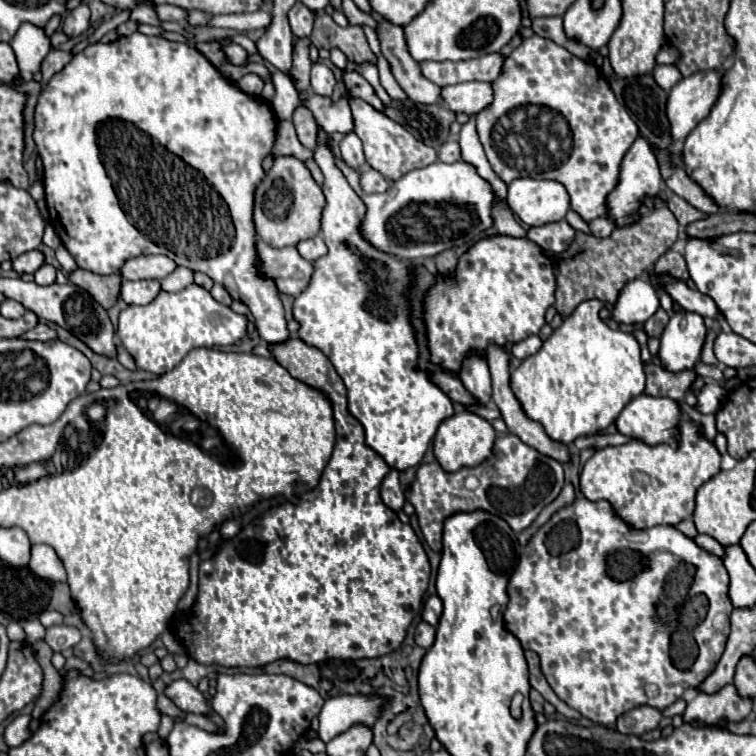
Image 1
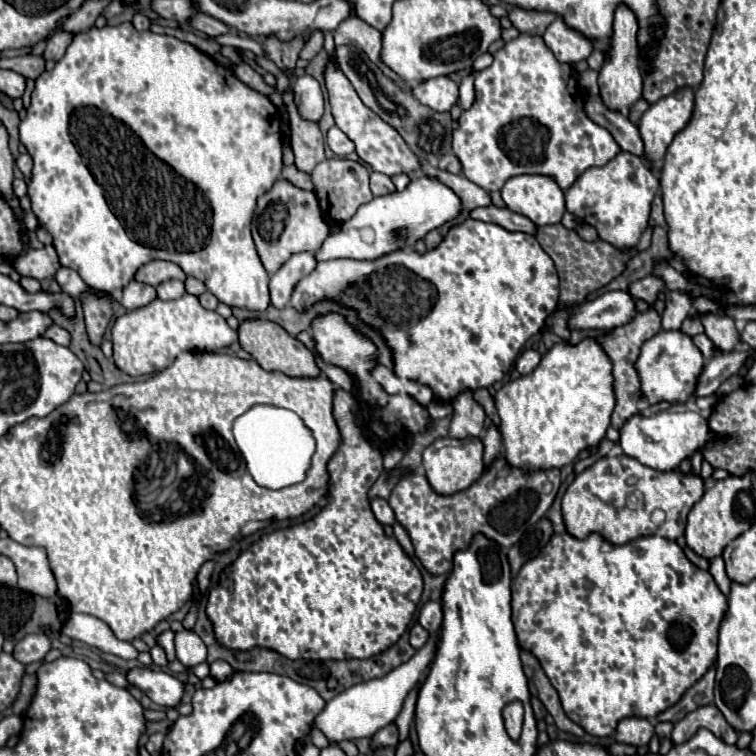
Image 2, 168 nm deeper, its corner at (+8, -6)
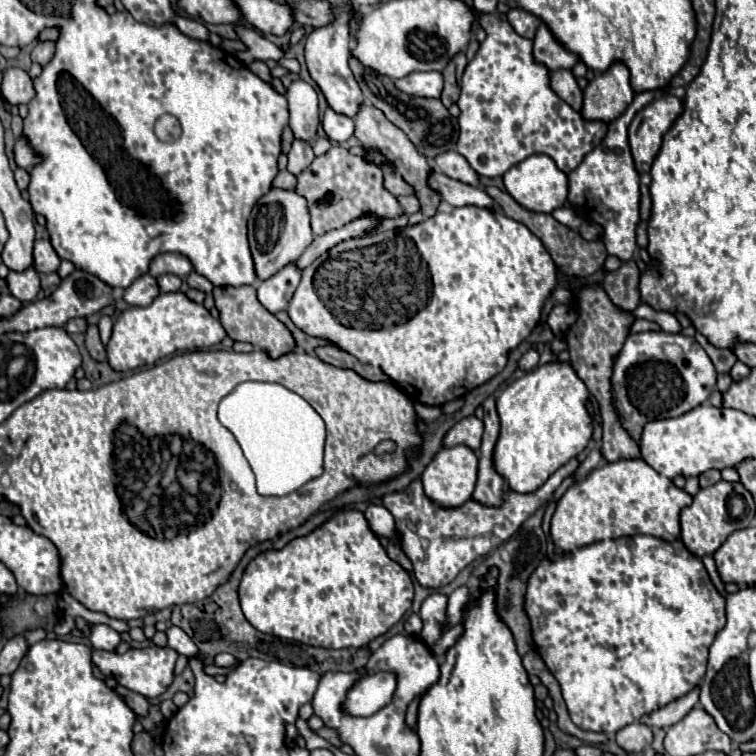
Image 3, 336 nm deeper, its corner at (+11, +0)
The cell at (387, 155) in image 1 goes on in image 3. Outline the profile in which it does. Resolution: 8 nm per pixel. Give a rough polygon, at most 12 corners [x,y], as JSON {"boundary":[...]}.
{"boundary":[[350,1],[306,41],[310,77],[328,105],[356,117],[364,103],[350,67]]}

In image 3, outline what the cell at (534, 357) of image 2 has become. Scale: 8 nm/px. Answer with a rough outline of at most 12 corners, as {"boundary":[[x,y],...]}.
{"boundary":[[536,349],[526,351],[518,367],[532,371],[538,365]]}

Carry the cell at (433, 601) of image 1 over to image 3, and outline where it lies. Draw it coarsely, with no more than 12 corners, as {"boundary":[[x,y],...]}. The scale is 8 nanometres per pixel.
{"boundary":[[446,595],[426,597],[420,609],[424,639],[440,639],[446,621]]}

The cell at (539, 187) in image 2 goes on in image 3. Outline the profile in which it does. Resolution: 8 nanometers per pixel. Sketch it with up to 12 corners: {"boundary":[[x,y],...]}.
{"boundary":[[544,155],[504,173],[518,205],[552,213],[566,203],[566,173]]}

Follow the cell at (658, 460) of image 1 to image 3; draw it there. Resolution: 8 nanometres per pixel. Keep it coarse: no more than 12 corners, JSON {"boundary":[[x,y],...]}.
{"boundary":[[644,459],[592,469],[560,497],[564,553],[640,533],[674,541],[692,497]]}

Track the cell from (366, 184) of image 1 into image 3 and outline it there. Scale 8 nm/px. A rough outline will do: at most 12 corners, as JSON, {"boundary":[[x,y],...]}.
{"boundary":[[384,173],[384,187],[396,197],[412,193],[398,173]]}

